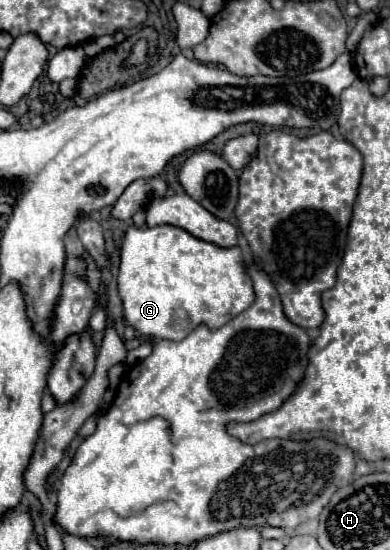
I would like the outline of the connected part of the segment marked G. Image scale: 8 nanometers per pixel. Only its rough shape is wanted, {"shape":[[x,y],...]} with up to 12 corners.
{"shape":[[130,225],[118,293],[136,331],[218,329],[254,301],[240,247]]}

